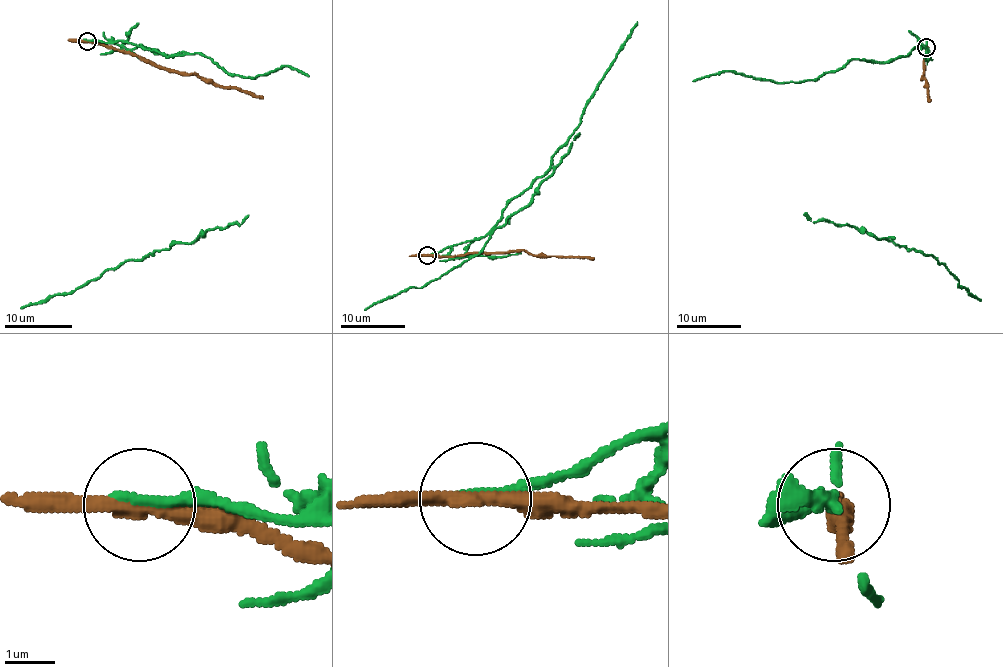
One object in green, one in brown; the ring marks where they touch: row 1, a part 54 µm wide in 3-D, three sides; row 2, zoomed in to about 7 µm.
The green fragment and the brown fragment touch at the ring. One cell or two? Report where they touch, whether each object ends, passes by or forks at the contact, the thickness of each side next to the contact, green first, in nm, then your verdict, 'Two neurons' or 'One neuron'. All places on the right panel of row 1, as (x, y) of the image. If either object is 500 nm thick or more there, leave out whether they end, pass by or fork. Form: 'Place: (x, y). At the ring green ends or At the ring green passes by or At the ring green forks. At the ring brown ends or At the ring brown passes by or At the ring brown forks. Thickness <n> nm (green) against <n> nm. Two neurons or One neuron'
Place: (926, 47). At the ring green ends. At the ring brown passes by. Thickness 220 nm (green) against 280 nm. Two neurons

